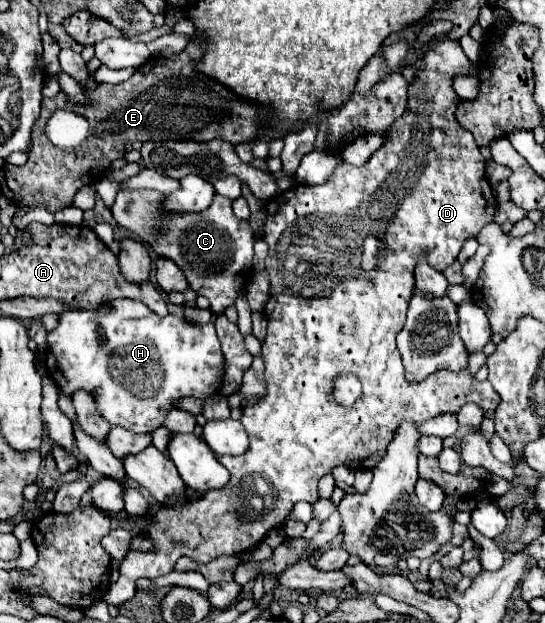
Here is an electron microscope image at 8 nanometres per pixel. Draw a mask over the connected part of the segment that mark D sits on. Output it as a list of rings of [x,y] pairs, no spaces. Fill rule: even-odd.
[[[433,21],[431,25],[425,25],[423,31],[419,33],[419,39],[415,43],[415,49],[421,49],[423,45],[427,47],[425,55],[423,55],[423,63],[425,63],[425,71],[419,73],[415,77],[415,81],[409,85],[409,91],[411,91],[411,99],[409,99],[409,105],[407,105],[407,111],[401,115],[399,121],[395,121],[387,131],[385,131],[385,143],[381,149],[377,149],[369,161],[361,167],[355,167],[347,161],[343,161],[339,165],[339,171],[335,171],[335,177],[331,177],[325,185],[319,185],[319,187],[311,187],[311,185],[295,185],[291,189],[287,189],[283,195],[279,195],[277,199],[271,199],[267,205],[265,205],[265,211],[267,211],[267,219],[265,219],[265,225],[263,225],[263,241],[269,245],[269,255],[267,255],[267,273],[269,273],[269,279],[271,279],[271,299],[267,301],[265,305],[265,317],[269,321],[269,327],[267,327],[267,337],[263,341],[263,359],[265,359],[265,393],[259,397],[259,401],[243,407],[243,415],[241,415],[241,423],[249,435],[249,449],[243,453],[243,455],[219,455],[217,461],[223,463],[223,467],[229,469],[231,473],[231,479],[225,487],[221,489],[211,489],[207,491],[201,499],[187,499],[187,503],[183,503],[179,509],[171,509],[171,507],[161,507],[155,517],[147,523],[147,535],[151,537],[153,541],[153,551],[129,551],[127,557],[123,559],[121,563],[121,569],[119,569],[119,581],[109,585],[107,593],[105,593],[105,601],[107,603],[113,603],[113,605],[119,605],[119,603],[125,603],[129,601],[133,595],[135,595],[135,581],[139,577],[161,577],[165,573],[169,573],[175,565],[175,561],[181,557],[181,555],[187,555],[191,557],[193,561],[197,563],[211,563],[215,557],[221,557],[221,555],[241,555],[249,549],[253,549],[257,543],[263,541],[263,537],[271,531],[271,529],[277,529],[281,527],[281,523],[285,521],[285,517],[289,515],[289,511],[293,509],[293,505],[297,501],[319,501],[319,491],[317,491],[317,483],[323,475],[329,475],[337,465],[349,465],[349,469],[353,471],[363,471],[363,469],[373,469],[379,459],[383,457],[383,451],[387,449],[387,443],[391,441],[391,435],[395,433],[395,427],[399,427],[399,423],[403,419],[415,419],[415,421],[427,421],[427,419],[433,419],[441,413],[457,413],[465,403],[475,403],[483,409],[483,413],[493,413],[497,407],[499,407],[499,395],[497,391],[491,387],[489,381],[477,381],[469,369],[463,369],[459,373],[451,373],[451,371],[439,371],[439,373],[433,373],[429,375],[427,379],[423,381],[407,381],[405,377],[405,367],[403,367],[403,359],[399,355],[399,349],[397,349],[397,343],[395,343],[395,335],[403,329],[403,323],[405,323],[405,313],[407,313],[407,305],[409,305],[409,299],[415,291],[415,279],[413,279],[413,269],[415,269],[415,263],[421,255],[421,251],[429,249],[429,263],[443,271],[447,265],[451,265],[463,243],[471,237],[477,237],[477,233],[495,219],[495,211],[497,211],[497,201],[493,197],[493,191],[491,191],[491,185],[485,177],[485,163],[483,163],[483,155],[473,139],[473,135],[469,131],[465,131],[459,121],[455,119],[455,107],[459,103],[459,97],[457,93],[453,91],[451,87],[451,81],[455,75],[477,75],[477,67],[471,65],[471,61],[465,57],[459,41],[439,41],[435,45],[431,45],[431,39],[435,37],[443,37],[447,31],[451,29],[451,21]],[[339,371],[351,371],[351,373],[357,373],[361,383],[363,383],[363,399],[357,403],[357,407],[349,407],[349,409],[343,409],[343,407],[337,407],[333,403],[333,397],[331,397],[331,383],[333,383],[333,377],[339,373]]]

